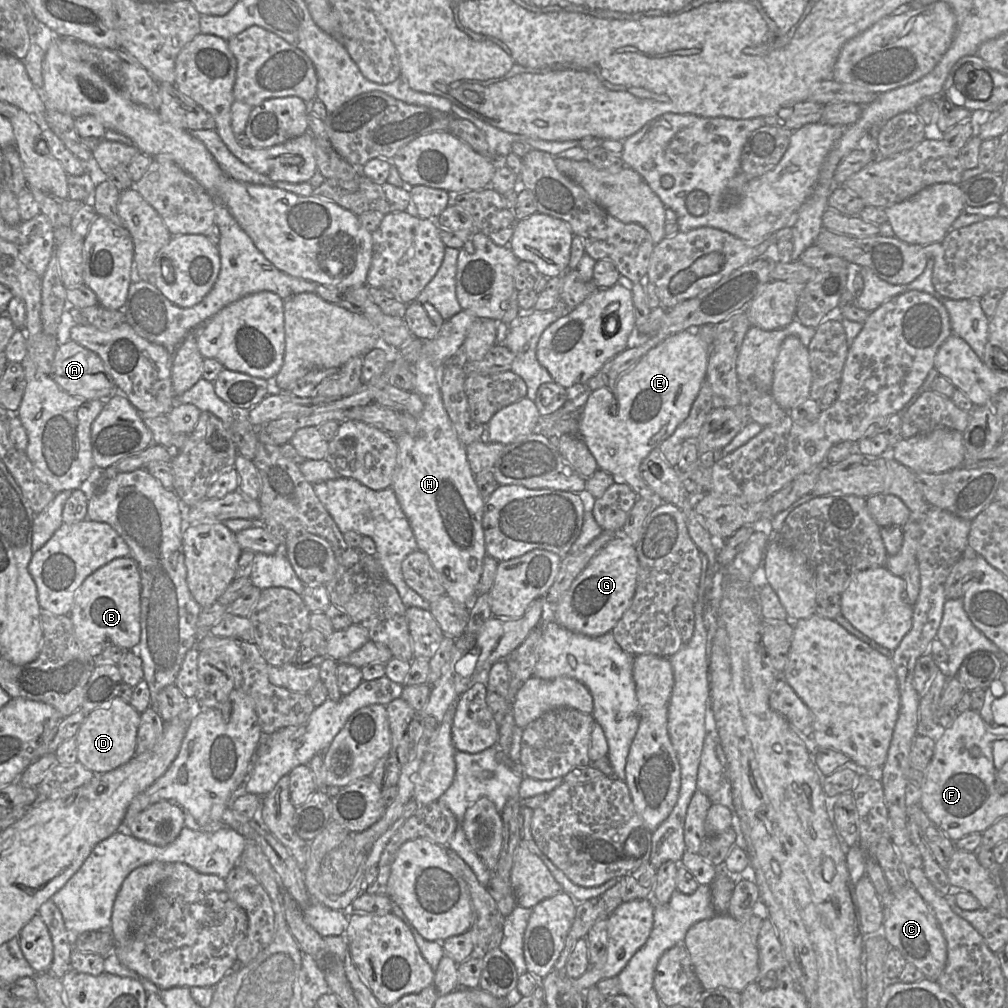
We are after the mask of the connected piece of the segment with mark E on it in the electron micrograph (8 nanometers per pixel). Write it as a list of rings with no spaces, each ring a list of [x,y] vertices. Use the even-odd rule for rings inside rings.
[[[695,330],[668,336],[613,385],[591,392],[583,407],[577,435],[595,458],[598,469],[611,474],[615,483],[626,482],[638,497],[652,500],[654,507],[664,502],[642,478],[640,464],[688,417],[706,380],[708,356],[709,346]],[[613,405],[617,408],[615,415],[609,411]]]

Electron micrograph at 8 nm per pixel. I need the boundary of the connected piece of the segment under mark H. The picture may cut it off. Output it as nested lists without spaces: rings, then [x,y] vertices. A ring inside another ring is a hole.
[[[462,310],[443,323],[434,339],[423,340],[420,355],[412,367],[415,376],[413,391],[419,395],[424,407],[416,418],[415,435],[404,434],[399,439],[395,439],[398,445],[398,457],[391,485],[414,533],[418,550],[428,555],[433,567],[440,575],[446,595],[466,606],[470,606],[477,595],[483,560],[487,555],[482,527],[485,501],[479,494],[475,475],[470,469],[466,446],[459,440],[445,410],[440,393],[440,383],[444,365],[460,352],[468,330],[476,319],[478,317]]]

